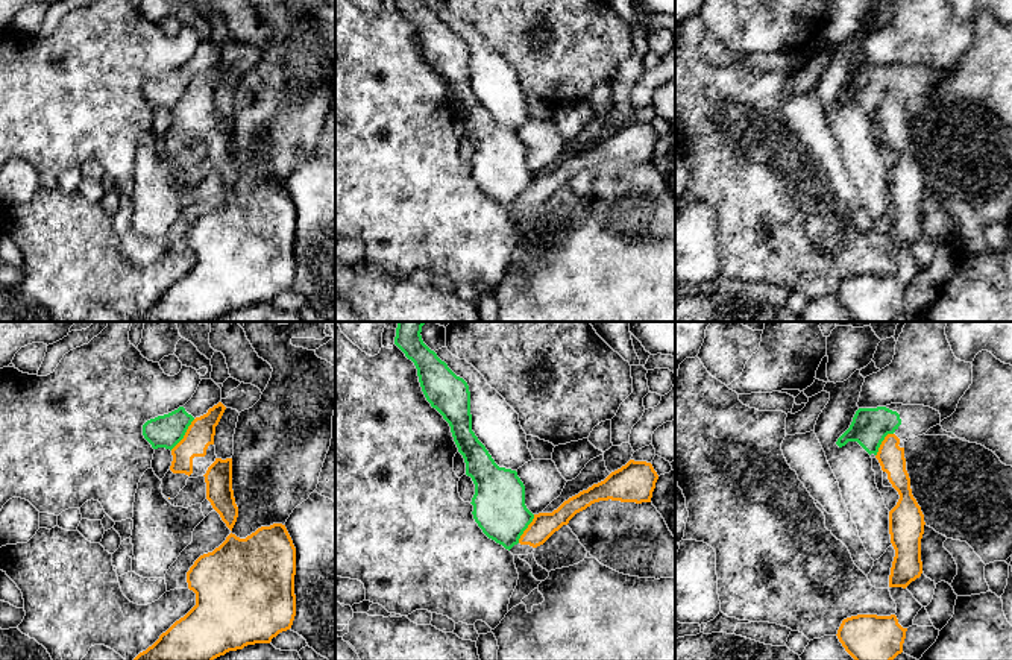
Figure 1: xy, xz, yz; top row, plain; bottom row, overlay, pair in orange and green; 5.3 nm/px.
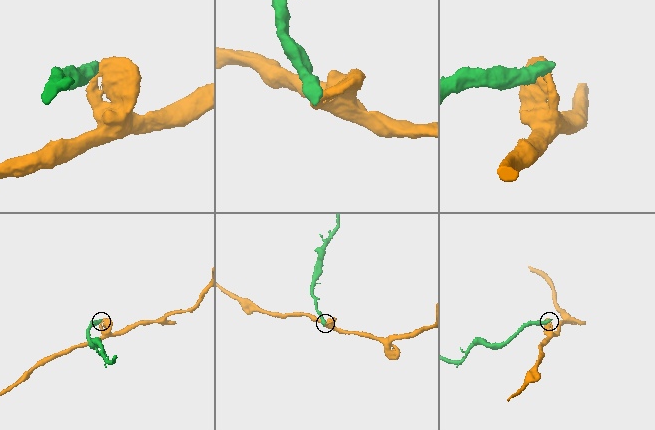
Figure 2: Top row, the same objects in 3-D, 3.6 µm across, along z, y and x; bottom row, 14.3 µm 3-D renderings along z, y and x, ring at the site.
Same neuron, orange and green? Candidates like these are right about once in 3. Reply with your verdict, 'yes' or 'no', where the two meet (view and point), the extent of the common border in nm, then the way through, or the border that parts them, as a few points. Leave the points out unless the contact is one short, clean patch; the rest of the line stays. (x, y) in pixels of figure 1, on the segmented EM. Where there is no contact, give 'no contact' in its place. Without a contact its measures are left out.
no | xy (185, 434) | 220 nm | along xy (194, 419), (185, 434), (170, 449)

